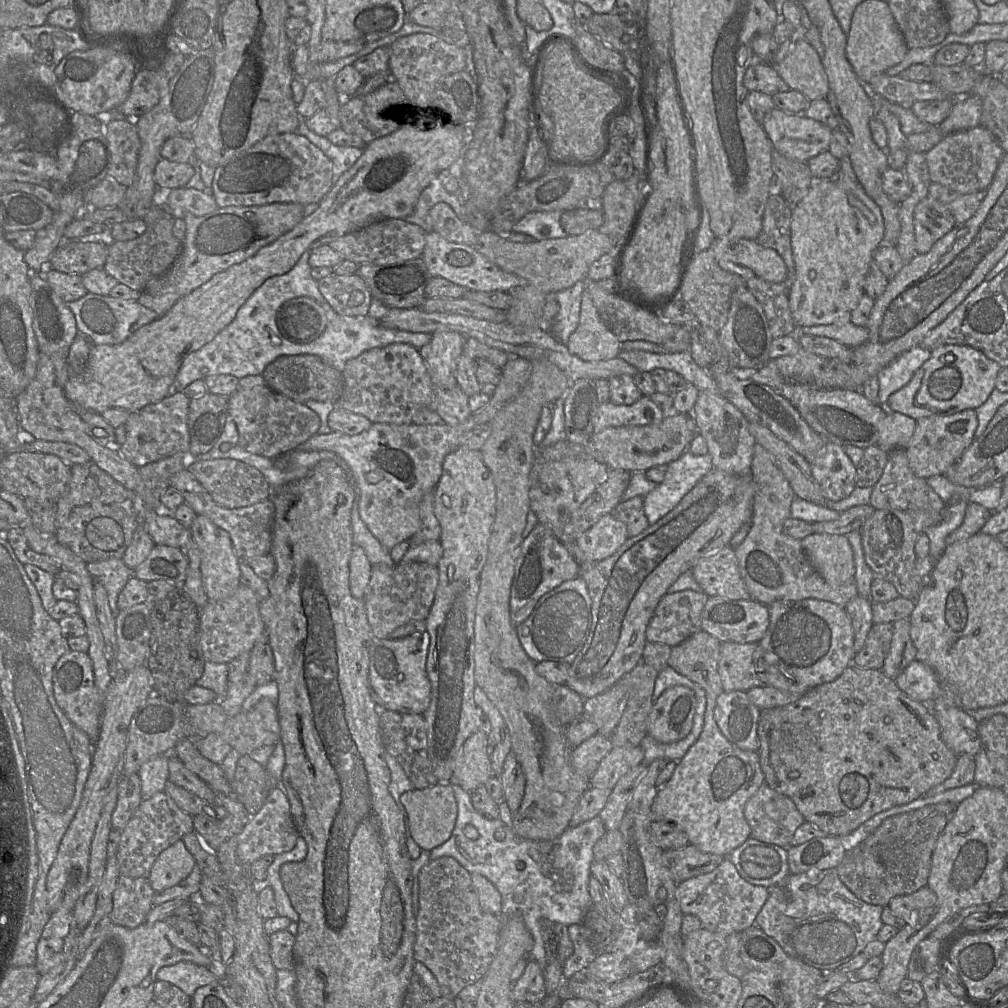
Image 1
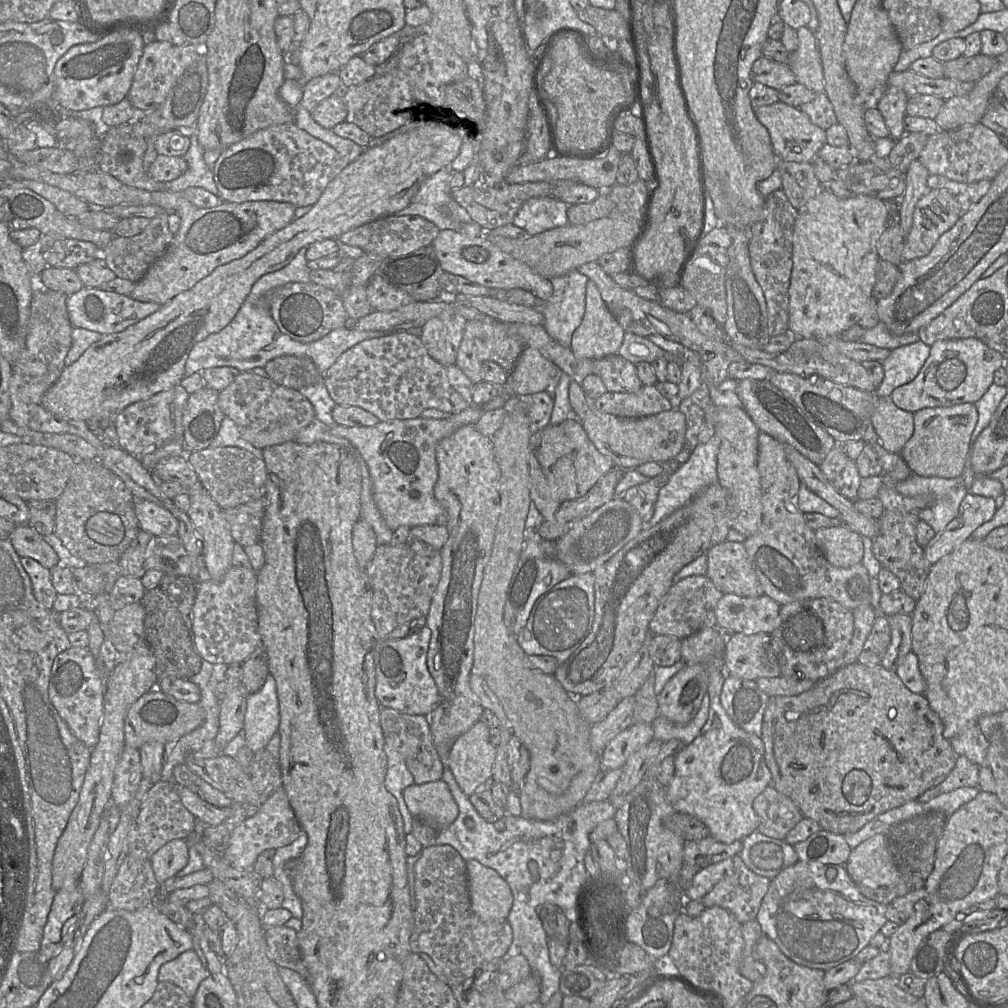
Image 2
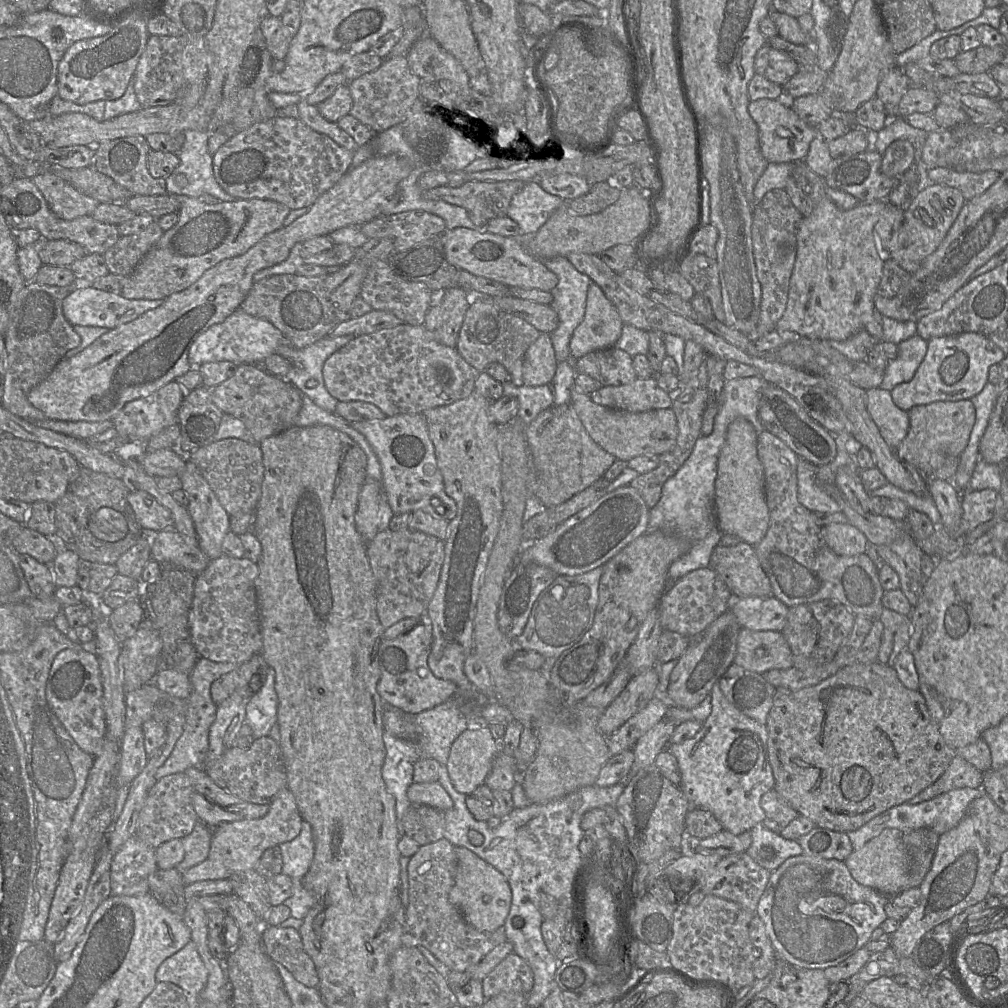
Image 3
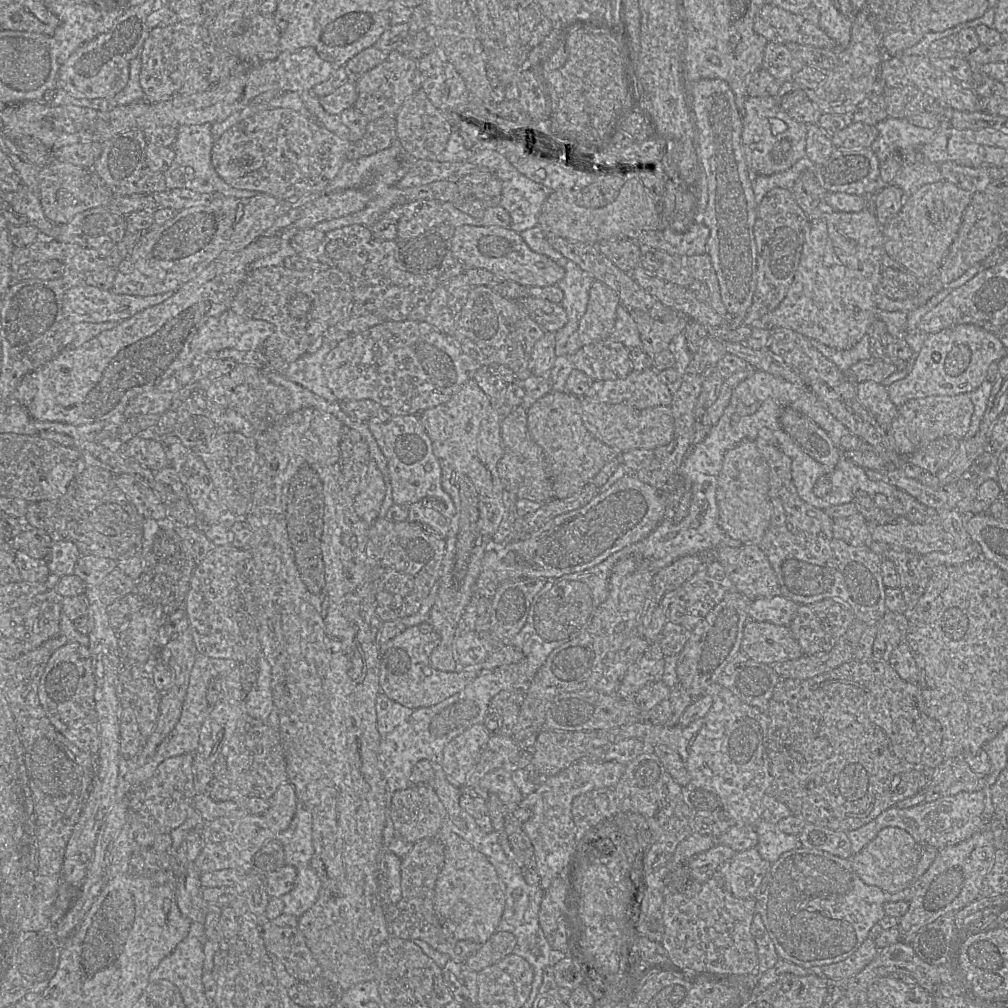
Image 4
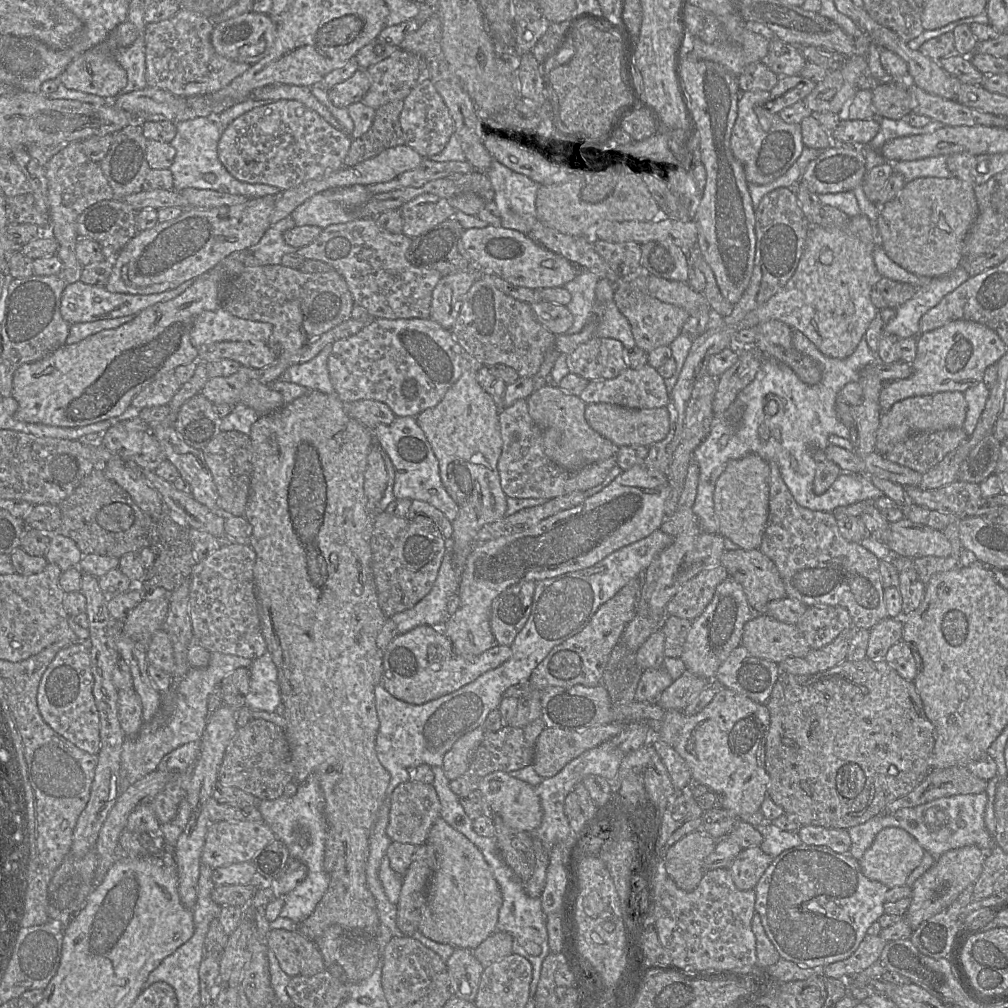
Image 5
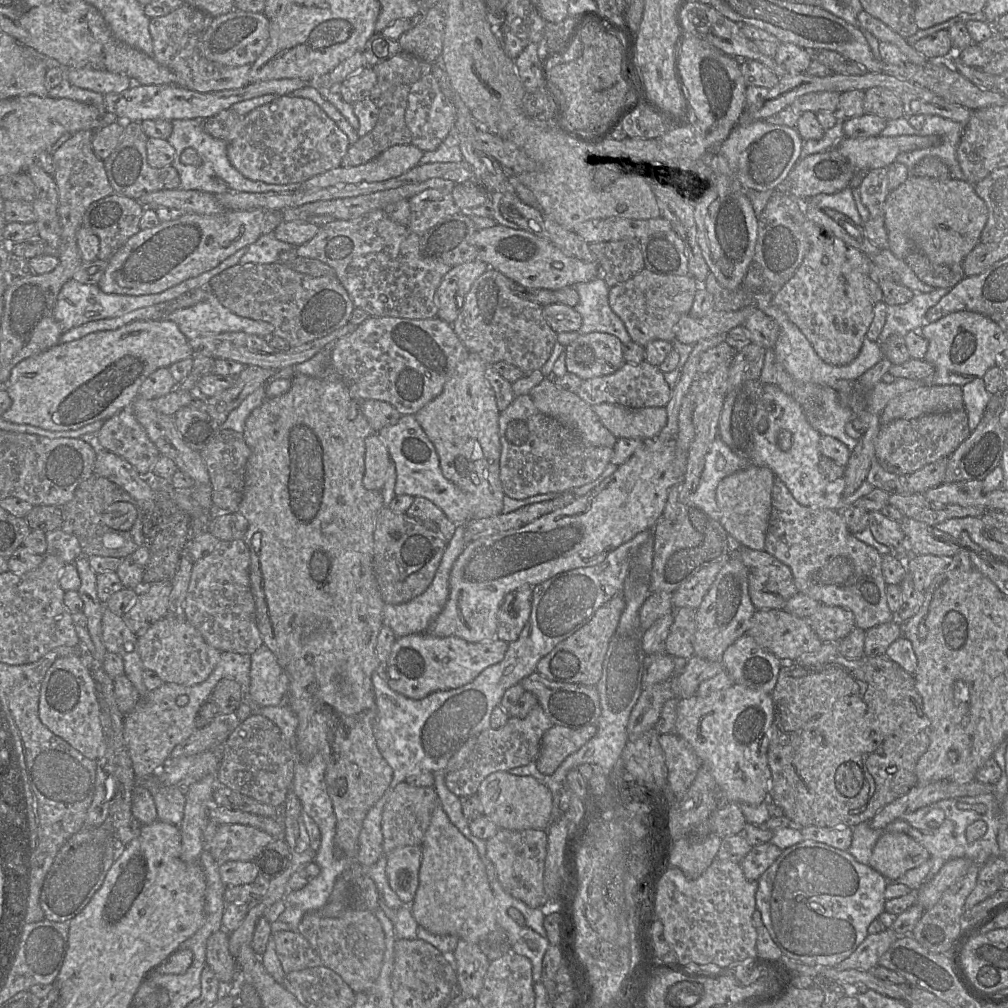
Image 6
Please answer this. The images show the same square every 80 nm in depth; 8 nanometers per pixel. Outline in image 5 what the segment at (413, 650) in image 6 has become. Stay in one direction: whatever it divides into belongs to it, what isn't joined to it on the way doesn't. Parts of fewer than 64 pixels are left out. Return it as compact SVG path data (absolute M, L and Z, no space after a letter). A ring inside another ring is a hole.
M421 625L398 634L383 651L382 684L395 698L422 705L459 690L485 672L499 667L511 655L510 646L495 644L475 658L466 659L455 652L452 641L440 627Z

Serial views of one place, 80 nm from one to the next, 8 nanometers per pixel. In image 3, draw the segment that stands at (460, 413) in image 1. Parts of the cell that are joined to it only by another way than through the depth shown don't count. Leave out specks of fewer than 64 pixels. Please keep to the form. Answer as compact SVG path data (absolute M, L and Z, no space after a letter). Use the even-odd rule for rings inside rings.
M407 323L355 336L334 352L323 365L325 387L332 397L339 402L372 403L387 417L399 414L423 414L425 410L467 398L474 391L474 382L479 373L462 358L456 348L436 341L424 325Z

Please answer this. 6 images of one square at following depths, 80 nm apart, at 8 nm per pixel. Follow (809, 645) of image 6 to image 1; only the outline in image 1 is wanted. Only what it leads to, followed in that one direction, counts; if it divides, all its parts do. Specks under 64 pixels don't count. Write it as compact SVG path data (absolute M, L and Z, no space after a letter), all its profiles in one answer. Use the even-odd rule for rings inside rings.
M722 643L718 672L723 691L748 691L763 686L753 661L757 647L758 643Z

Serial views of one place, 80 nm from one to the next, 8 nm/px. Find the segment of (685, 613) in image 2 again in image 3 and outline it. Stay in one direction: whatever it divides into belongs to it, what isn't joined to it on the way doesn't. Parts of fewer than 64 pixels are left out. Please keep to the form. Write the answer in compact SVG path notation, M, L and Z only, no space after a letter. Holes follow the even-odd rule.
M705 567L694 570L671 582L661 597L658 609L662 629L696 638L729 609L731 601L731 591L714 569Z

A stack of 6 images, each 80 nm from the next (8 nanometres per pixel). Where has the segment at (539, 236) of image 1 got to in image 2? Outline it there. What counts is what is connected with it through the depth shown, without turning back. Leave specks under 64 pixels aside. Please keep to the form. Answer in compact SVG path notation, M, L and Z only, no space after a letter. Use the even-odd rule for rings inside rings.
M552 197L527 200L516 213L513 224L530 236L568 224L568 205Z

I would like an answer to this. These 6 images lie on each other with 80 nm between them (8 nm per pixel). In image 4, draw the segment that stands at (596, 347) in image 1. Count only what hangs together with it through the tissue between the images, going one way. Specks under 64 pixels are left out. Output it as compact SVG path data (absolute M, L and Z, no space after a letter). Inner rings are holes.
M595 280L590 288L586 312L578 329L569 337L566 343L566 355L571 356L588 344L608 339L614 330L619 305L620 302L616 293L603 282Z

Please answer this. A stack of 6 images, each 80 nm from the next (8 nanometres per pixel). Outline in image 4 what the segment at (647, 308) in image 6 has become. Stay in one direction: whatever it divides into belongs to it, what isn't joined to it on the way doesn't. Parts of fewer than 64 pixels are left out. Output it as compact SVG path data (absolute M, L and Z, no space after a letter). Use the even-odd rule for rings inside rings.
M627 309L627 311L638 327L641 348L651 360L661 351L668 349L673 338L683 333L686 325L691 321L686 315L661 321L640 310Z

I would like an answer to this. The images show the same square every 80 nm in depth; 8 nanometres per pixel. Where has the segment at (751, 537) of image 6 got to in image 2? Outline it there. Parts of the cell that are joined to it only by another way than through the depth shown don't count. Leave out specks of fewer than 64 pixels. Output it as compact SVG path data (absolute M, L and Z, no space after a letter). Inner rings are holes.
M712 404L706 411L705 423L714 426L715 434L720 438L720 448L717 456L718 483L729 493L734 502L735 517L732 529L742 531L745 537L755 534L762 521L762 493L760 473L757 468L759 429L742 407L719 408Z

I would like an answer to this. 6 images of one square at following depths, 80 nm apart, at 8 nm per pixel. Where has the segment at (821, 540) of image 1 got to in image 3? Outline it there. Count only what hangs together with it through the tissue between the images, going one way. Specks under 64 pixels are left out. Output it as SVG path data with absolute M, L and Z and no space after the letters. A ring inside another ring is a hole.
M832 523L822 527L827 545L838 555L855 556L867 550L865 534L850 523Z

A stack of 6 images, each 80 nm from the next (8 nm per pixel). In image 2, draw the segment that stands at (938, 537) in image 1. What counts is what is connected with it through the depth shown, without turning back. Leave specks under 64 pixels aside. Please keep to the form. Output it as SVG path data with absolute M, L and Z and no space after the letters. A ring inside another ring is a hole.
M911 475L908 479L896 484L898 493L907 497L916 497L927 495L931 498L931 506L918 513L921 520L925 521L936 534L945 530L947 525L957 517L962 500L967 495L967 490L961 479L958 478L942 478L942 477L923 477Z

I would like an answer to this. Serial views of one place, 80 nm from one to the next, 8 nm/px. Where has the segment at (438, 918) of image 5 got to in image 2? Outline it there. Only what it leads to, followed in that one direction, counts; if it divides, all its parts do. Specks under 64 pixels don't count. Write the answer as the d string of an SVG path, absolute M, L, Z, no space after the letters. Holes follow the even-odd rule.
M477 860L466 861L472 911L485 923L507 921L513 905L508 883L492 868Z

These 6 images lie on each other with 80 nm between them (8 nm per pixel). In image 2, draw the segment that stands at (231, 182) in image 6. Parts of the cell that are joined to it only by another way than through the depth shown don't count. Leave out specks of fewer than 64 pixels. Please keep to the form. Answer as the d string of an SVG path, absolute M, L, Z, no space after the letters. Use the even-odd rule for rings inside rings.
M194 134L189 138L190 147L183 156L188 164L188 168L186 172L178 178L165 182L168 191L182 192L189 187L200 187L219 197L221 203L226 202L219 194L214 181L213 170L204 160L203 154L205 150L199 144L197 135Z

